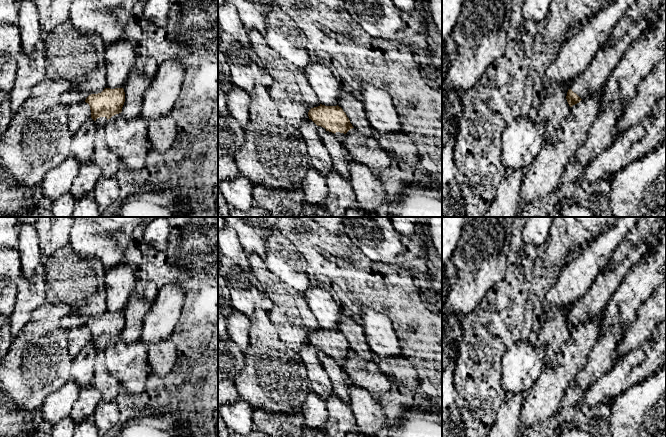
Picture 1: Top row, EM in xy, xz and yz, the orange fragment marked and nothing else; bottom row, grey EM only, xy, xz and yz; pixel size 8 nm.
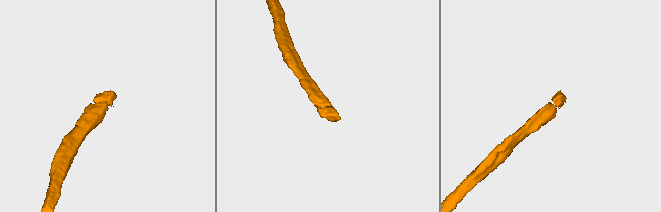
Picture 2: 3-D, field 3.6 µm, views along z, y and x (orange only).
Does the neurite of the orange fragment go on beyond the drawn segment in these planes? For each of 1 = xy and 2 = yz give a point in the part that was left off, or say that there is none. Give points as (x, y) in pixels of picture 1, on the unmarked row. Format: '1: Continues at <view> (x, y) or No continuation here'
1: No continuation here
2: Continues at yz (605, 284)

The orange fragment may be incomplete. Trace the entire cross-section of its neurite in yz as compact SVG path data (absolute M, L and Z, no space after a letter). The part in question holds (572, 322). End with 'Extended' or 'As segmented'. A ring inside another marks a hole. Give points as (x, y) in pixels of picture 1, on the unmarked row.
M666 217L653 223L650 234L644 241L640 242L616 267L599 274L594 279L587 292L571 307L566 320L570 331L590 320L605 308L625 275L643 258L651 241L665 226Z. Extended

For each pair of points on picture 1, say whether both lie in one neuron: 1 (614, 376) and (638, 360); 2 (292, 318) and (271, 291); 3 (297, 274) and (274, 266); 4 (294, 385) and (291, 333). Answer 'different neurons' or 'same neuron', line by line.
1: same neuron
2: same neuron
3: same neuron
4: different neurons

